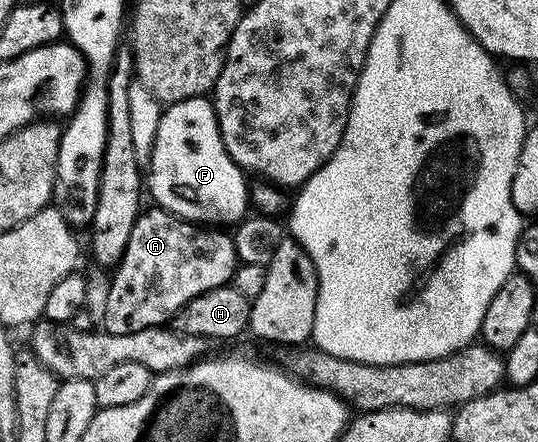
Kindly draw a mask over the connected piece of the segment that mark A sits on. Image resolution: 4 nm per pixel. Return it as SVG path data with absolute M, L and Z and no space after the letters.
M157 205L151 208L151 211L150 208L143 210L136 225L132 225L128 249L124 249L124 257L113 268L102 321L102 327L108 333L137 333L139 329L169 324L174 314L184 309L192 297L200 297L200 293L208 293L208 289L227 286L233 280L234 271L240 266L234 237L229 230L189 222Z

